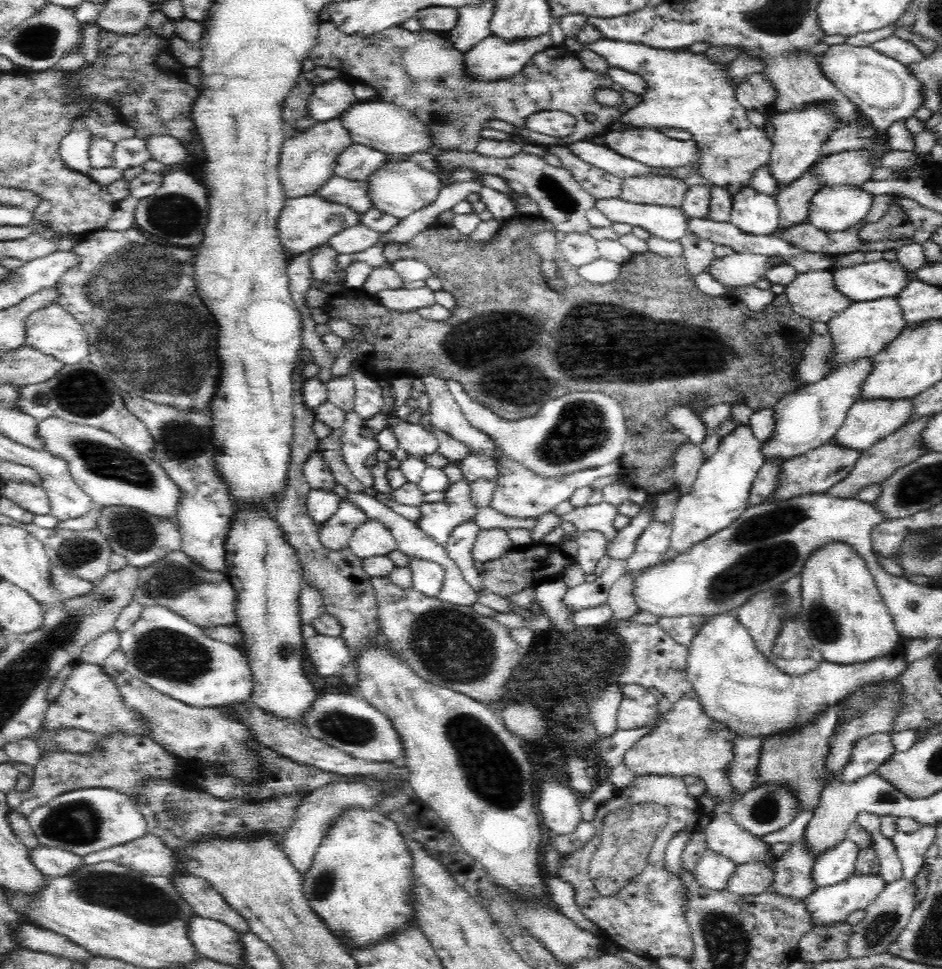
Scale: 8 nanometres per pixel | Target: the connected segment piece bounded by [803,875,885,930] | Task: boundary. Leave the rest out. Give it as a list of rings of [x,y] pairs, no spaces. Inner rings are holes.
[[[852,876],[846,882],[834,884],[832,886],[821,886],[816,890],[808,900],[805,900],[805,916],[807,916],[807,924],[813,930],[828,930],[832,926],[838,924],[847,924],[848,916],[854,914],[856,910],[865,910],[868,908],[876,897],[883,891],[884,883],[879,876]]]

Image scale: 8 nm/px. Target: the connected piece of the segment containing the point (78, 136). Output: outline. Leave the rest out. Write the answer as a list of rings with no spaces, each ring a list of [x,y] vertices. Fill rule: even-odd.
[[[81,126],[72,129],[59,144],[59,155],[68,168],[86,173],[91,164],[88,156],[88,141],[90,132]]]

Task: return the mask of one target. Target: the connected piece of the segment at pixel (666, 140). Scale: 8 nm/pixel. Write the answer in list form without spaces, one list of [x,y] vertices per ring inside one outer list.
[[[642,128],[607,131],[606,145],[622,156],[644,161],[650,166],[675,167],[695,157],[695,144],[682,142],[663,131]]]

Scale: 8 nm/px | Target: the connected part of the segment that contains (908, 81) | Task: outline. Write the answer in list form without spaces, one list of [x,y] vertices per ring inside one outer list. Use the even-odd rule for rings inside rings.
[[[846,43],[830,45],[817,58],[822,74],[842,91],[856,106],[874,119],[873,140],[887,143],[890,126],[897,120],[908,119],[919,108],[919,86],[904,64],[878,54],[870,46],[856,47]]]

